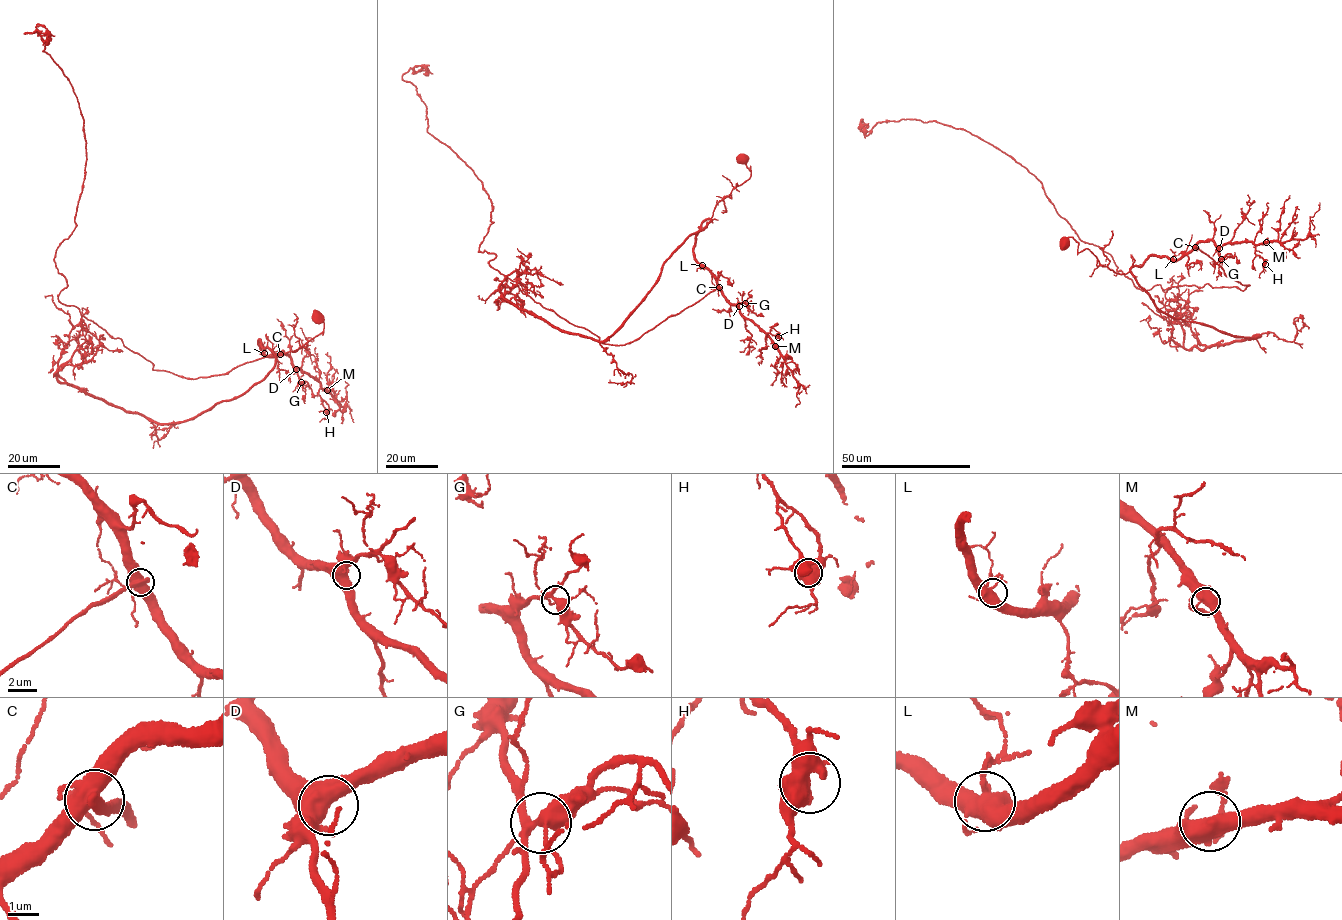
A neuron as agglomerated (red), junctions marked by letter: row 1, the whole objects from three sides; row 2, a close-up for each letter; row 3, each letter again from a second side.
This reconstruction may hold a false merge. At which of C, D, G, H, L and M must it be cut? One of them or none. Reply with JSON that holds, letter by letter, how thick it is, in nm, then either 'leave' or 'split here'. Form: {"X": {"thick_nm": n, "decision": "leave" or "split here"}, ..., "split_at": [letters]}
{"C": {"thick_nm": 500, "decision": "split here"}, "D": {"thick_nm": 500, "decision": "leave"}, "G": {"thick_nm": 360, "decision": "leave"}, "H": {"thick_nm": 550, "decision": "leave"}, "L": {"thick_nm": 480, "decision": "leave"}, "M": {"thick_nm": 480, "decision": "leave"}, "split_at": ["C"]}

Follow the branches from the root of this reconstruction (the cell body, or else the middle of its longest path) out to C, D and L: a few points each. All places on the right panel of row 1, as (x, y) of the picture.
C: (1064, 244), (1072, 237), (1078, 252), (1088, 249), (1102, 266), (1123, 274), (1150, 256), (1175, 260), (1195, 247)
D: (1064, 244), (1072, 237), (1078, 252), (1088, 249), (1123, 274), (1150, 256), (1181, 258), (1199, 242), (1219, 248)
L: (1064, 244), (1072, 237), (1078, 243), (1078, 252), (1088, 249), (1100, 265), (1121, 274), (1150, 256), (1173, 259)

